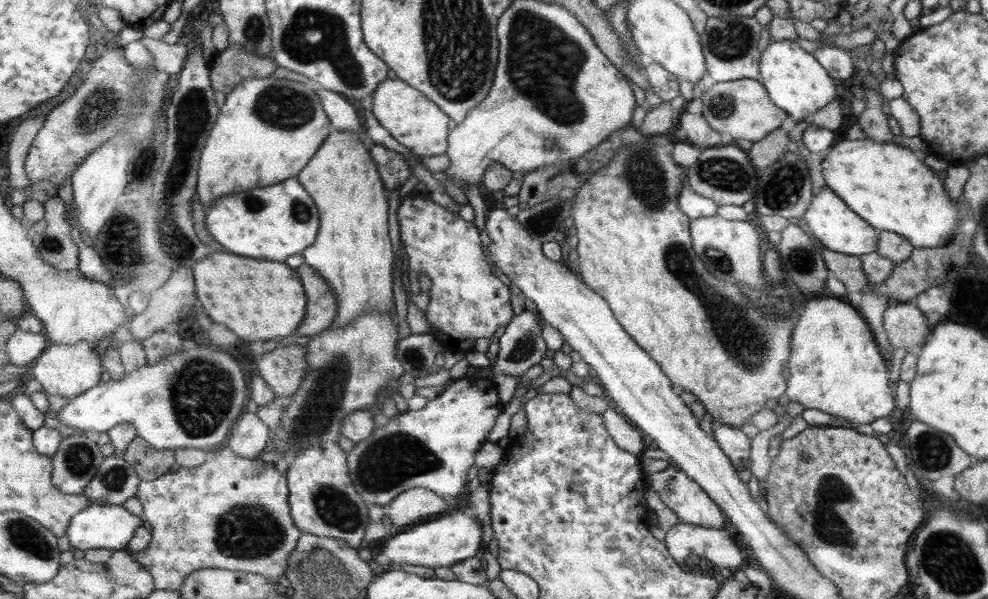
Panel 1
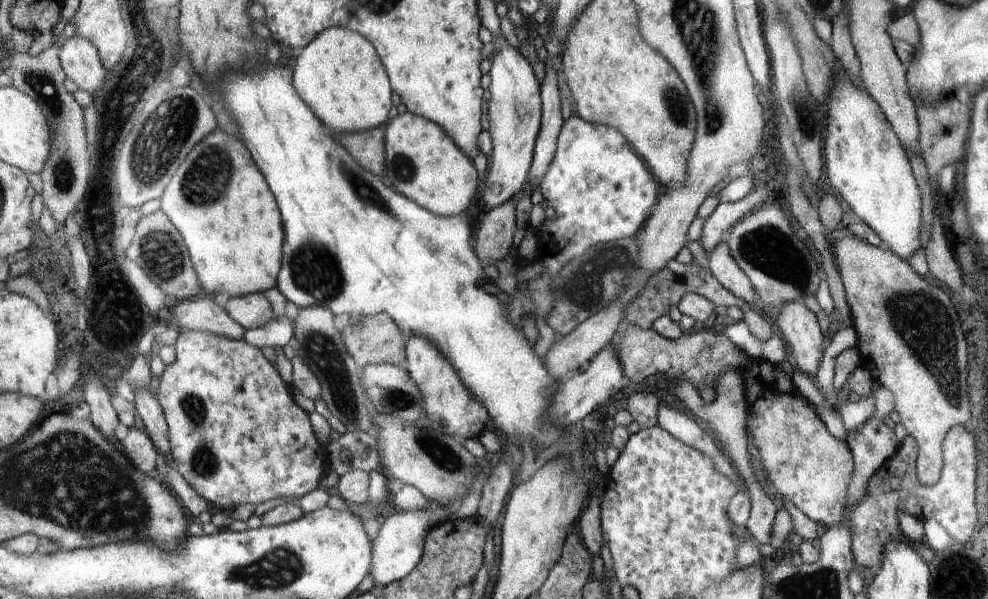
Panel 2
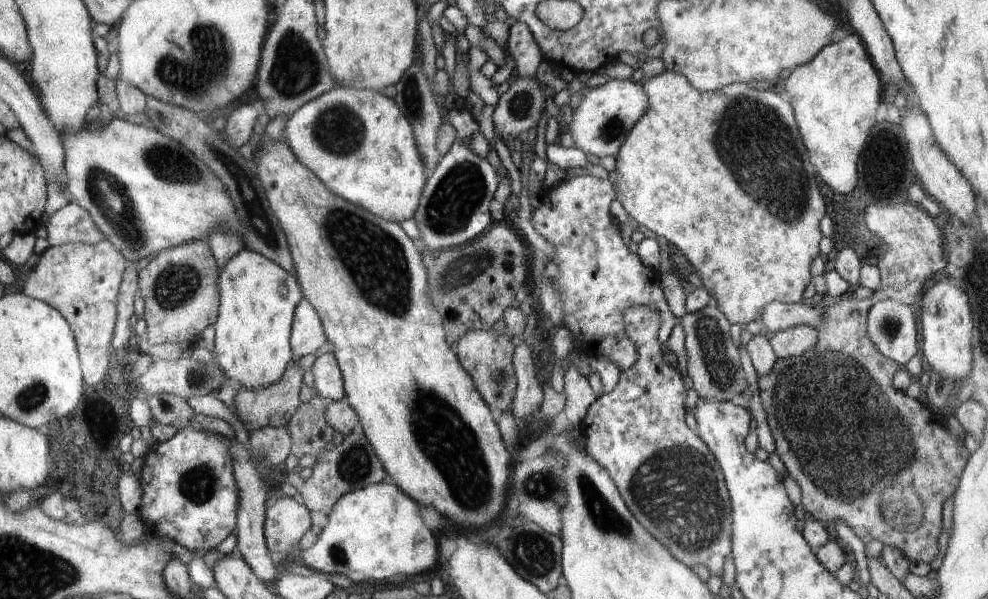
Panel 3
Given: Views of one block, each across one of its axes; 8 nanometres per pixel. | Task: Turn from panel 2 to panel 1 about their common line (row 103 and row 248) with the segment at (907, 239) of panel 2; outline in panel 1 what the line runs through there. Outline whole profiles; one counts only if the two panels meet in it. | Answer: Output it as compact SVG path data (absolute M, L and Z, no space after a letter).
M824 186L818 193L813 193L812 200L806 213L803 215L806 224L812 229L813 237L817 238L822 246L833 252L860 257L862 254L870 254L877 248L877 230L869 226L862 218L859 218L843 200Z

